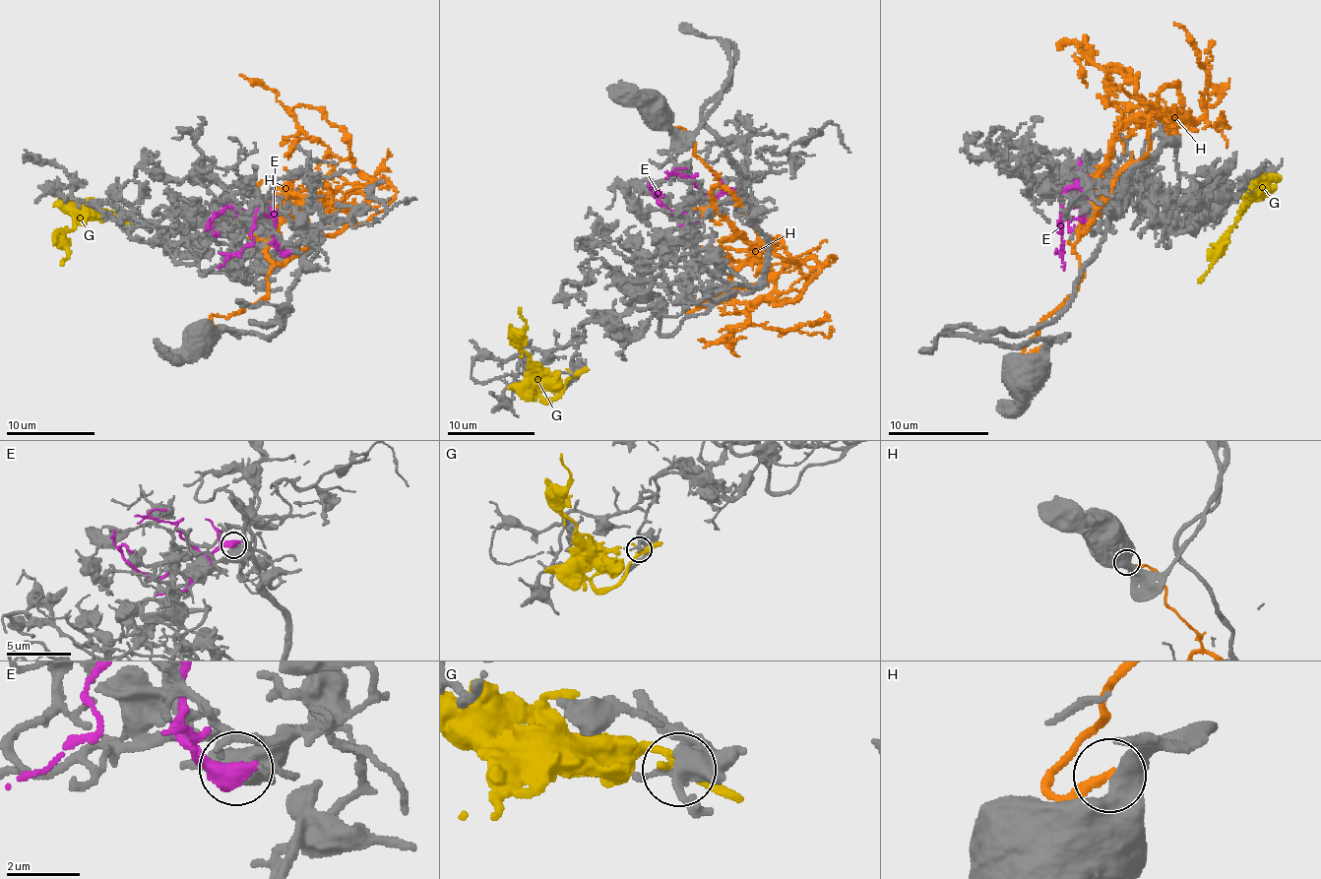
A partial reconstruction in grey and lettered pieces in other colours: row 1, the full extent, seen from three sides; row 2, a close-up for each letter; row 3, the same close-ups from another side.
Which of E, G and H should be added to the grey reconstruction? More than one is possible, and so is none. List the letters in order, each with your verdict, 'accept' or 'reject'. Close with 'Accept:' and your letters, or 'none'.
E: reject
G: reject
H: reject
Accept: none

